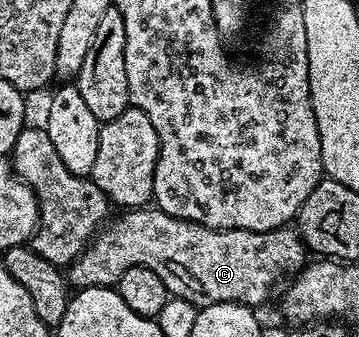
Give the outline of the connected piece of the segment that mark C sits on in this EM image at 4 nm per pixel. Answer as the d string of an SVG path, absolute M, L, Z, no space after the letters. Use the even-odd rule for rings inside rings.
M131 208L120 214L123 214L120 218L112 217L91 239L83 253L66 267L65 277L72 287L81 290L111 288L119 283L125 272L129 272L129 268L144 266L153 268L153 272L165 280L168 295L189 300L200 308L222 302L240 302L242 306L259 308L270 296L271 289L283 277L286 279L298 274L309 258L298 229L290 225L279 226L269 232L210 230L208 226L169 216L158 208Z

